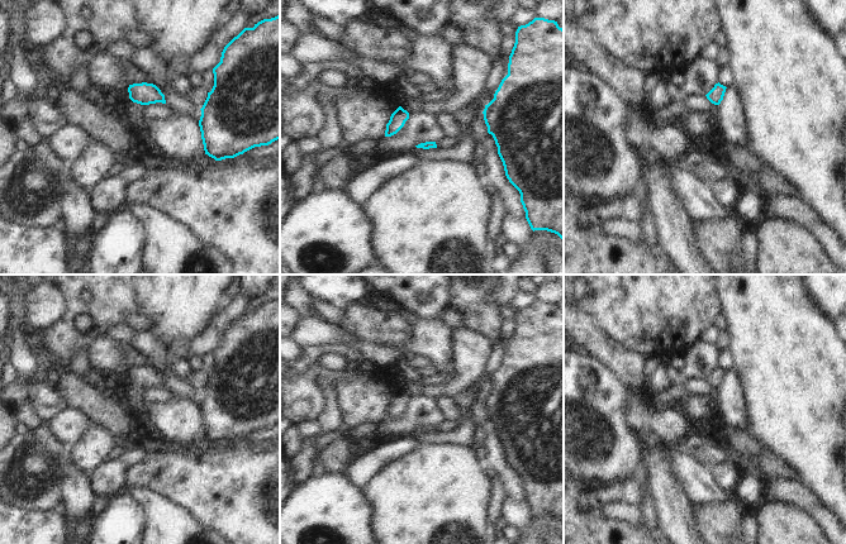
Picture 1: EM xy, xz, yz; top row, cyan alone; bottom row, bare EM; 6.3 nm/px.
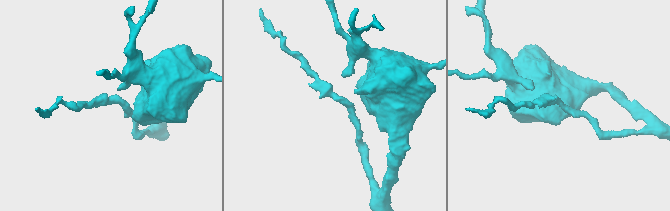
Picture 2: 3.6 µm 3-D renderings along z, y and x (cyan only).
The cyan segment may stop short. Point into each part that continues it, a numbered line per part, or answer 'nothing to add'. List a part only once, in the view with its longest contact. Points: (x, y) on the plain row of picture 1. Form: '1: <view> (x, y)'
nothing to add

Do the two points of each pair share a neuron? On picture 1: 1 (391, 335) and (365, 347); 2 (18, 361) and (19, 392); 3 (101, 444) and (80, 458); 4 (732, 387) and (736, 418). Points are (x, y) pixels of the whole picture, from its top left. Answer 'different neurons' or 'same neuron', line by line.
1: different neurons
2: different neurons
3: same neuron
4: same neuron

